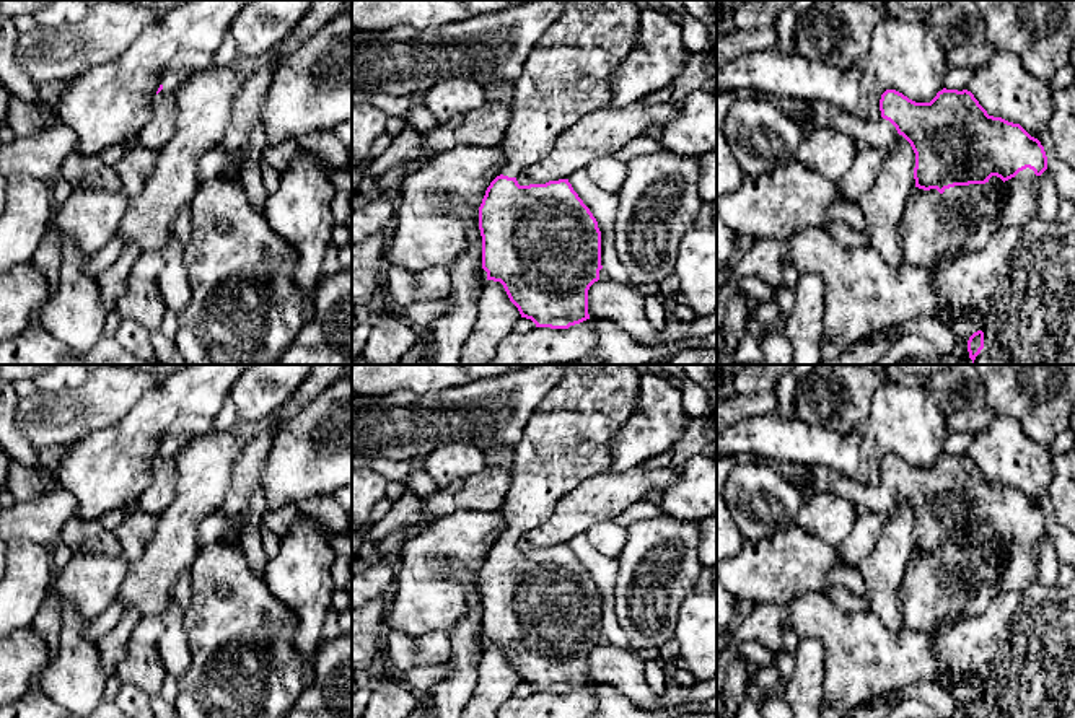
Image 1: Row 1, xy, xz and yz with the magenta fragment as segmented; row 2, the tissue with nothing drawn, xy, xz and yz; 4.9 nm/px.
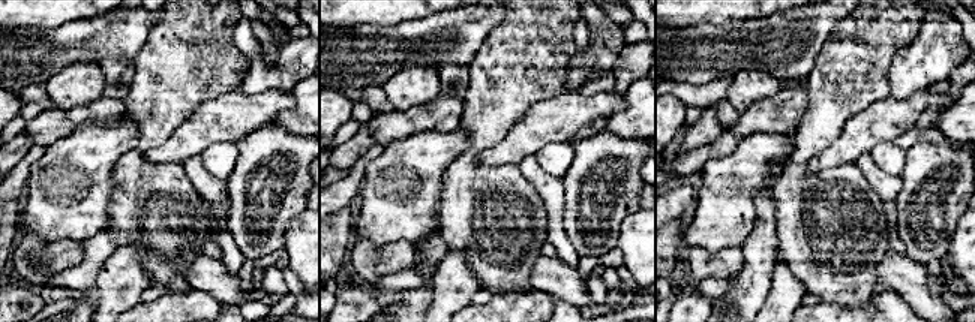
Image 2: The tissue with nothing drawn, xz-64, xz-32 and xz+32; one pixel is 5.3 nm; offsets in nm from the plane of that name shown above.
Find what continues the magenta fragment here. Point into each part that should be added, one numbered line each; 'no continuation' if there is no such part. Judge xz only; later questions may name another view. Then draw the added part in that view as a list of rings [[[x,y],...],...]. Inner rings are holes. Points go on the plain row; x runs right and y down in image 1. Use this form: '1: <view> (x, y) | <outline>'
1: xz (567, 438) | [[[564,365],[562,379],[538,404],[515,446],[511,487],[502,506],[507,529],[500,539],[518,542],[551,518],[564,495],[573,492],[585,479],[611,471],[612,436],[629,420],[638,389],[640,373],[632,365]]]

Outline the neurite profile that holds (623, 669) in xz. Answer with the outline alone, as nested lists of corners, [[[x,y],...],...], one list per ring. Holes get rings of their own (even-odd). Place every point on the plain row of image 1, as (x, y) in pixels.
[[[598,645],[588,655],[588,679],[591,684],[609,684],[642,710],[660,711],[660,695],[655,695],[645,677],[645,663],[634,650],[614,645]]]

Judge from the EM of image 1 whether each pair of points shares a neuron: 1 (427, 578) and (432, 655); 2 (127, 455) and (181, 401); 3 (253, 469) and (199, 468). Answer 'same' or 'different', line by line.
1: different
2: same
3: different

